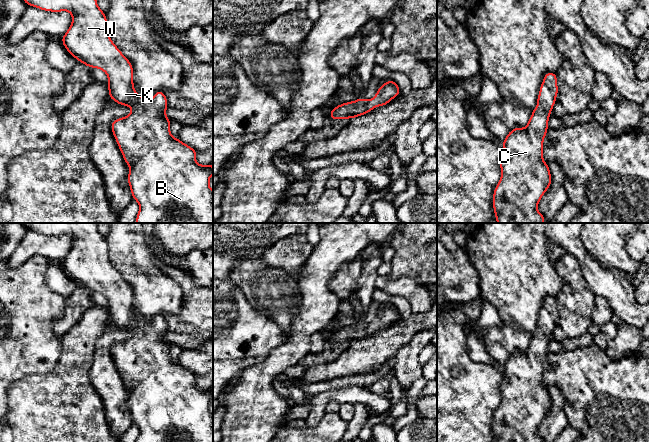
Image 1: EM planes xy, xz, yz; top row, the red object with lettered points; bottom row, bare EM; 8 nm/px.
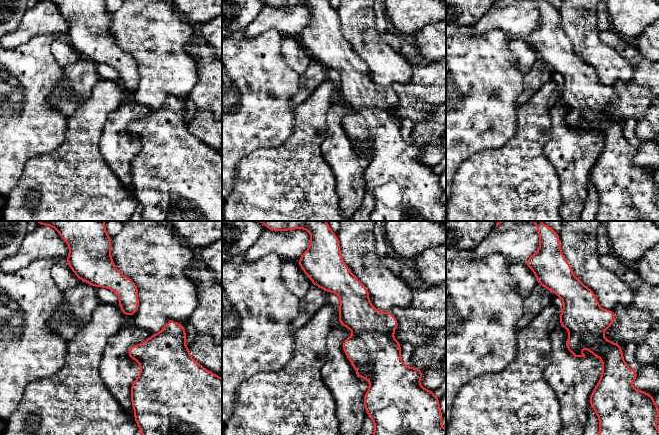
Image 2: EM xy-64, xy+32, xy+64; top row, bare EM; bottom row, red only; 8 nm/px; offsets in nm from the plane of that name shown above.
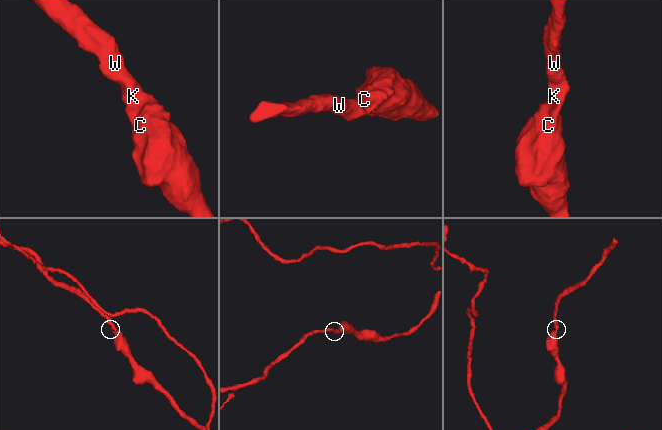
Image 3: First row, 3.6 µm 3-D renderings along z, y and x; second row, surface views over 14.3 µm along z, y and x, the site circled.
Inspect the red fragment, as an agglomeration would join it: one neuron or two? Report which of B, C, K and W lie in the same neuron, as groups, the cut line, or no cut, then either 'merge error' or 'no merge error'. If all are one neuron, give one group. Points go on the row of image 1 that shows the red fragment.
B C K W; no cut; no merge error

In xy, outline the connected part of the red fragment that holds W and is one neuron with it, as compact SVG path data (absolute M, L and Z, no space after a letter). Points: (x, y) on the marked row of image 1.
M23 0L28 6L50 12L69 11L72 24L61 41L65 49L90 68L103 70L108 76L107 87L109 98L117 104L132 107L128 116L118 118L111 123L111 130L125 163L130 167L127 181L132 193L132 199L139 204L136 223L213 223L213 190L209 180L213 174L210 164L199 165L196 162L196 152L179 138L171 136L171 120L166 117L168 100L162 90L157 91L152 99L138 95L133 84L133 66L110 39L108 22L105 13L99 8L96 0Z

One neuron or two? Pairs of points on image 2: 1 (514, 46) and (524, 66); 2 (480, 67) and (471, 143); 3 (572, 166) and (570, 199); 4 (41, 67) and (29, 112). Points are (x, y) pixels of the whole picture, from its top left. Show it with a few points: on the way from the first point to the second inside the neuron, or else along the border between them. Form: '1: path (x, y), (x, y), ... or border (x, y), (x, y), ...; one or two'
1: path (519, 51), (524, 56), (524, 61); one
2: path (474, 86), (474, 124); one
3: path (572, 174), (572, 191); one
4: path (30, 78), (29, 101); one

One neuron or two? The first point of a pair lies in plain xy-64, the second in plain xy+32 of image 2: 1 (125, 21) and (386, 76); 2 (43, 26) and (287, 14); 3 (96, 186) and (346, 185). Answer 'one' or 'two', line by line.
1: one
2: one
3: two

